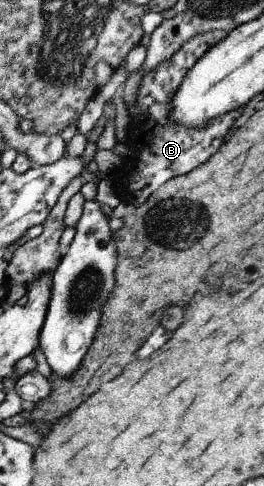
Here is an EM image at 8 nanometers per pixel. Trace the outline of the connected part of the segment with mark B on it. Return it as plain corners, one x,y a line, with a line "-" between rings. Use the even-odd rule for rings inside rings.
207,30
206,32
194,35
189,38
176,52
172,53
167,59
161,60
151,71
148,71
140,80
136,92
134,104
127,109
127,135
124,135
123,144
127,145
128,152
132,152
132,156
128,156
127,161
116,168
112,168
109,174
103,177
104,181
111,184
112,188
116,191
116,196
121,196
120,202
132,204
134,207
142,204
148,196
152,194
160,185
163,185
171,178
188,175
192,169
205,163
223,144
226,132
230,130
230,126
234,124
234,120
240,116
243,107
235,108
225,112
222,116
215,116
211,121
199,127
188,128
176,121
169,119
171,112
171,102
176,89
180,86
181,80
192,65
211,47
217,42
224,40
226,36
224,31
221,30

